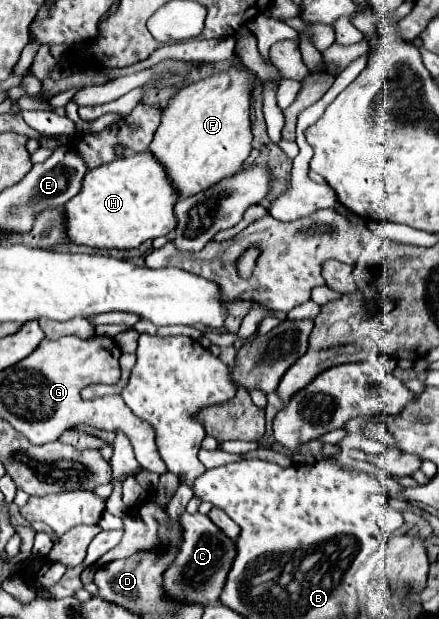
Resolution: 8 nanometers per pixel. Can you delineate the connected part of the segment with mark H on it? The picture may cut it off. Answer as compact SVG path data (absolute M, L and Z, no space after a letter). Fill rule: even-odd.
M149 151L121 157L87 171L81 191L65 203L67 239L75 245L99 249L135 249L147 239L157 239L175 229L175 203L175 189Z

